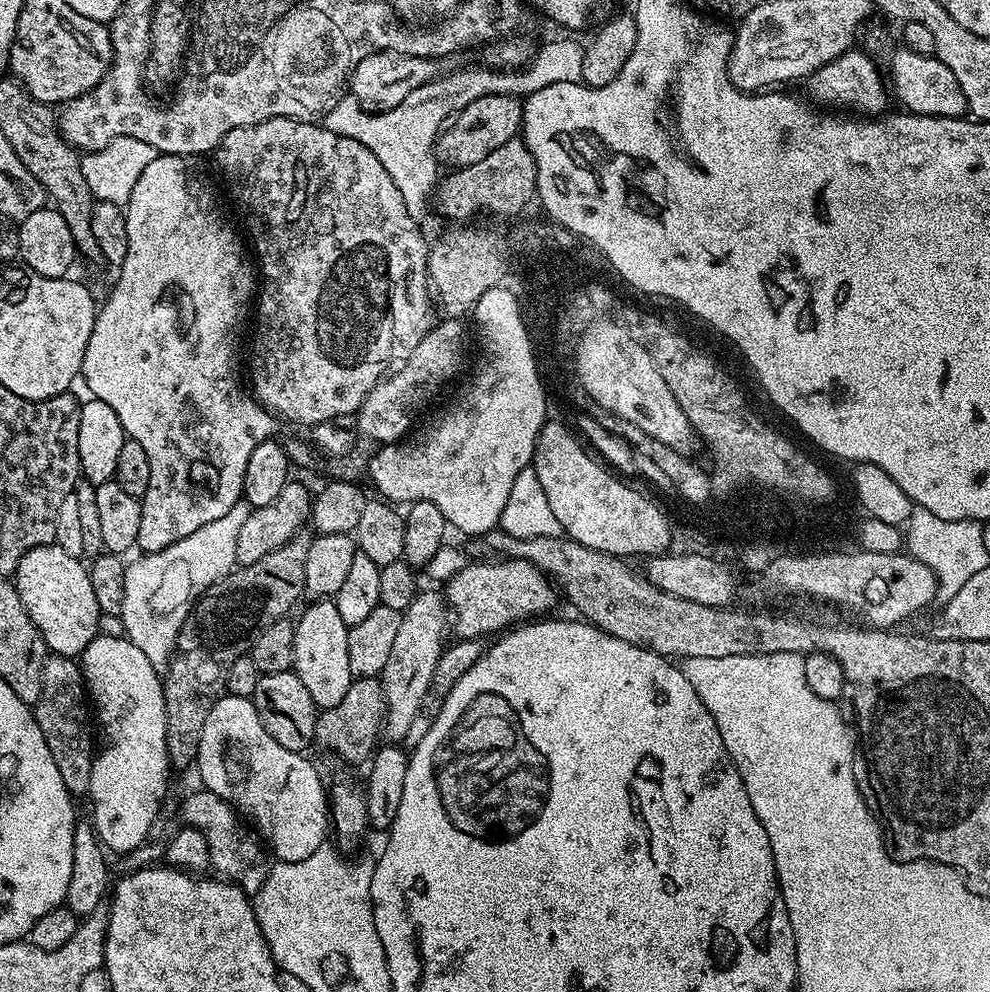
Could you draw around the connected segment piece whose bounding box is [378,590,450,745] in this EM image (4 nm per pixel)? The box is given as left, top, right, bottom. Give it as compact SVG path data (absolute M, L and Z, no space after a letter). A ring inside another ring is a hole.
M417 591L414 602L400 614L394 647L378 677L388 711L382 729L387 743L399 745L410 731L414 714L418 714L418 706L422 706L422 698L430 687L430 678L434 678L434 666L438 666L438 658L444 653L448 632L450 636L450 612L445 597L441 593L439 596L436 592Z

